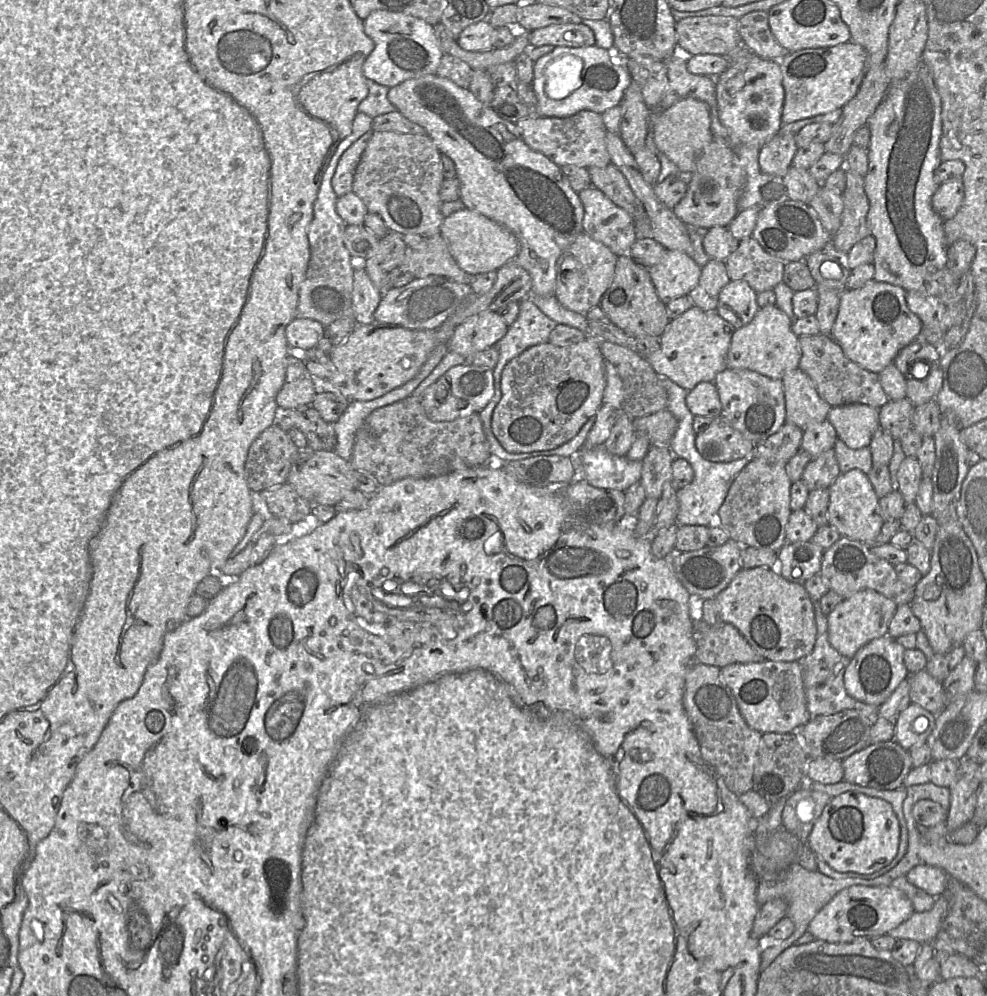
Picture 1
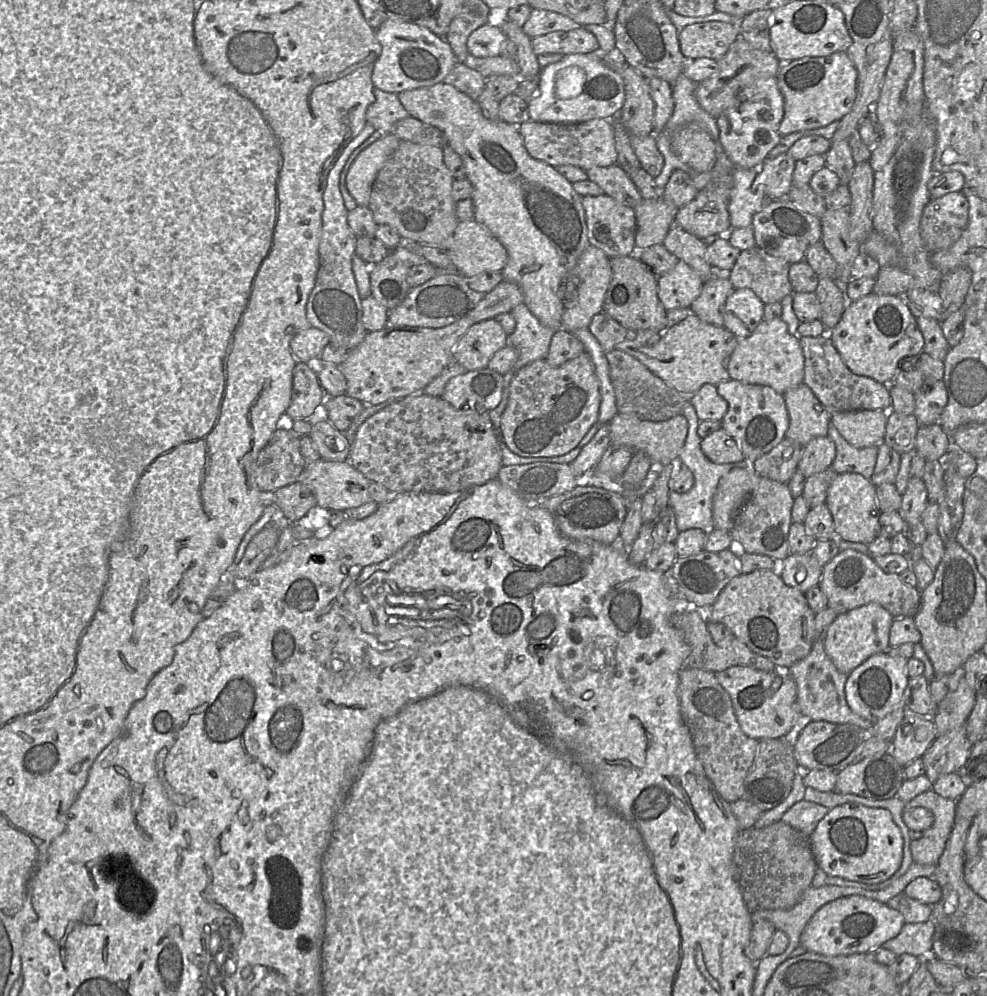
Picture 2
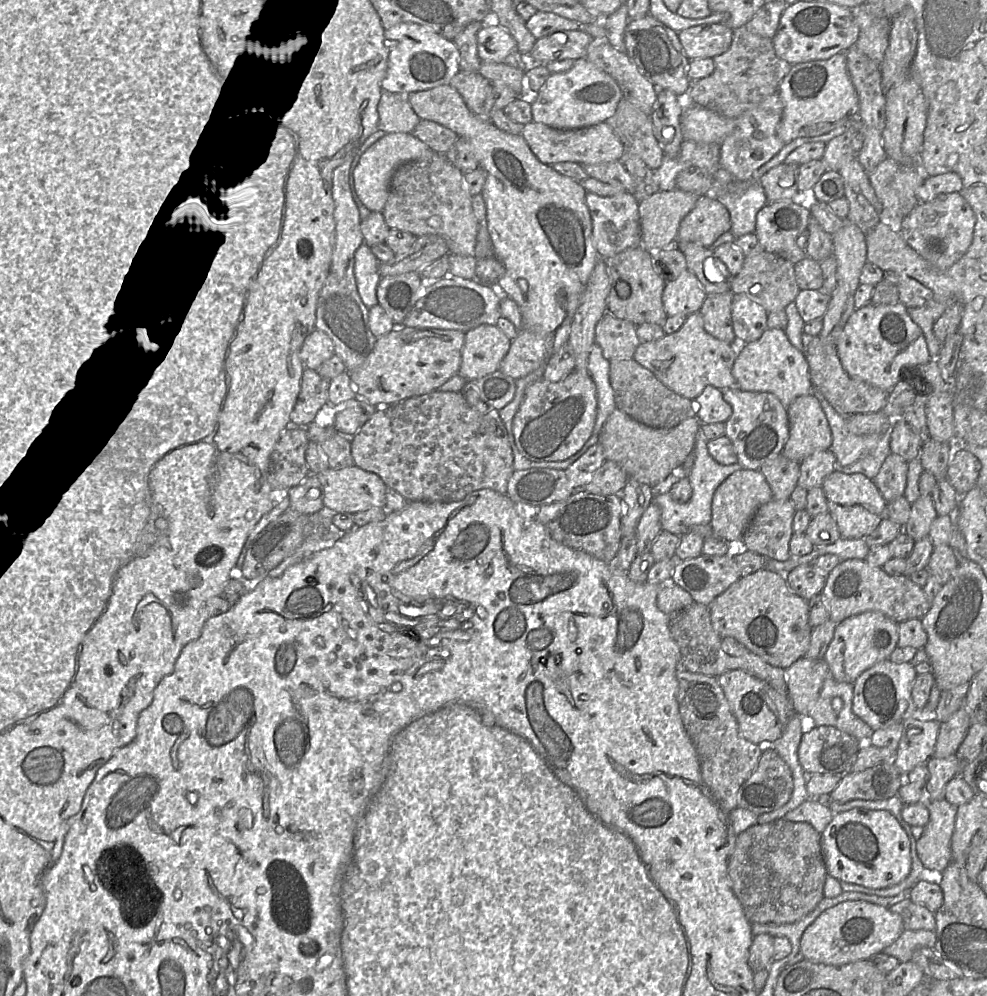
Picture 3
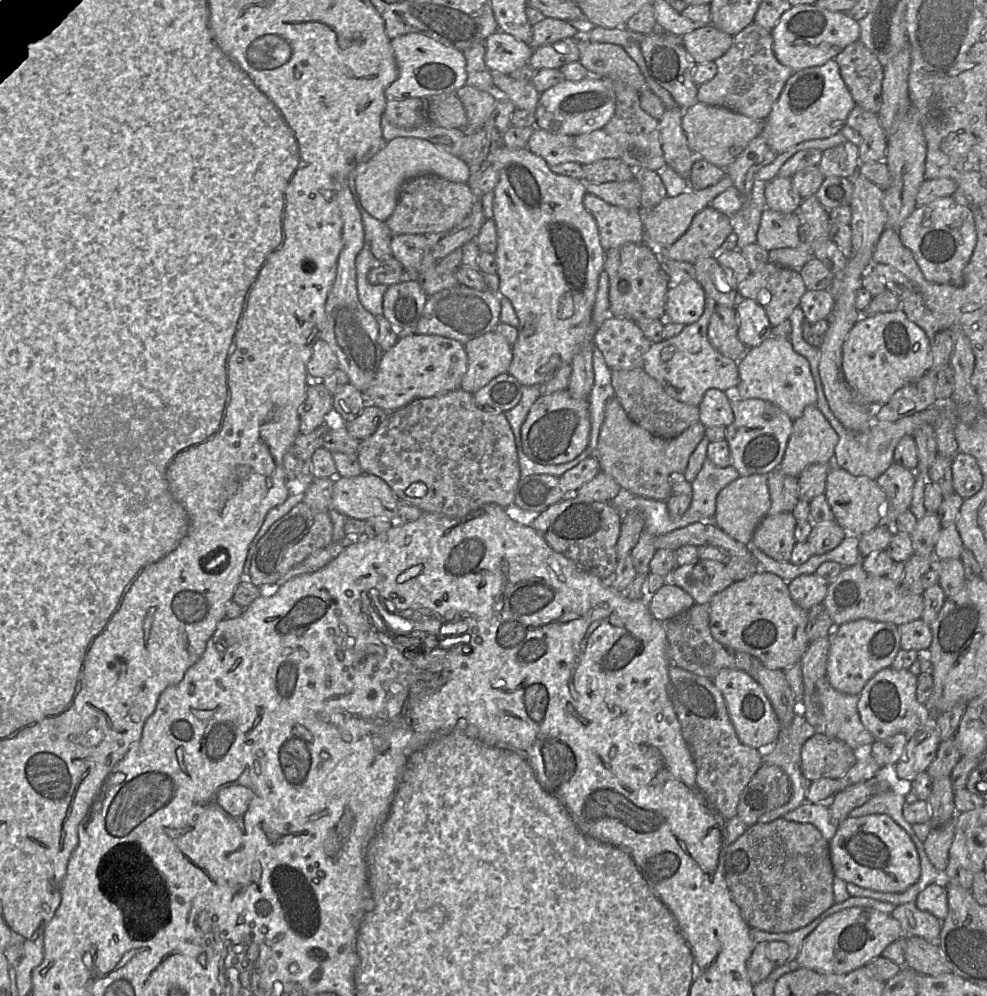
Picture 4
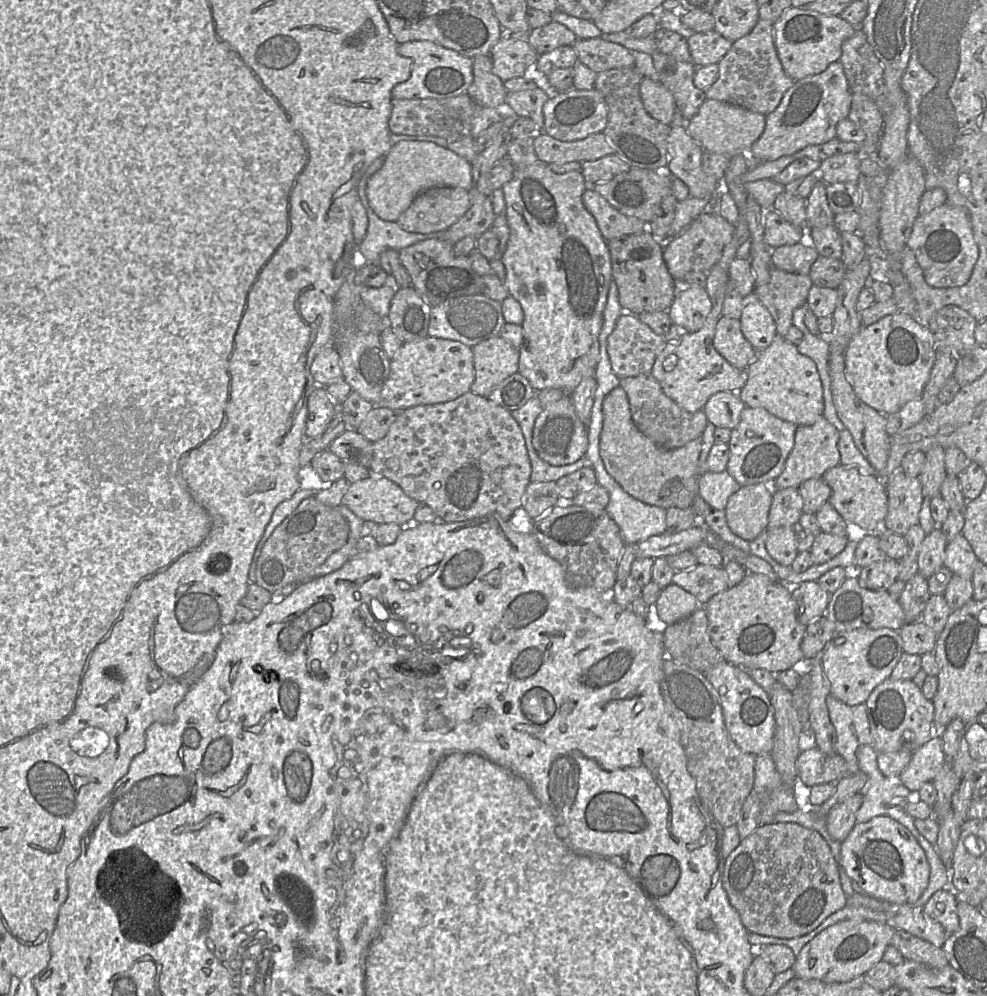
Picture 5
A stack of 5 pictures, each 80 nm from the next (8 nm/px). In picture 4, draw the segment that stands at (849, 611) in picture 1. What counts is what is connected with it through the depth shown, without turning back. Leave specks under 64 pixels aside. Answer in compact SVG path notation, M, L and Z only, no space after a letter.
M859 619L836 626L831 633L827 678L838 691L859 696L867 682L880 670L891 667L901 649L898 626Z

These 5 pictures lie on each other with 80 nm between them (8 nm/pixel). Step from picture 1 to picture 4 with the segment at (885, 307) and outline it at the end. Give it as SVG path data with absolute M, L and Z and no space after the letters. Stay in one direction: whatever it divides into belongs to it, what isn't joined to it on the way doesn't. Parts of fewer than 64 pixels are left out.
M903 310L861 315L842 348L842 370L851 389L873 405L889 402L900 388L919 382L932 366L931 341Z

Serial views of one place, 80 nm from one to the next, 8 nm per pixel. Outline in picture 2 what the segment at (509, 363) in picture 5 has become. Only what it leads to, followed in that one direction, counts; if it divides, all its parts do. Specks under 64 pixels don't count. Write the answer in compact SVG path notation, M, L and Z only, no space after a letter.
M496 319L470 326L453 348L453 359L467 371L488 368L492 356L507 345L507 335Z

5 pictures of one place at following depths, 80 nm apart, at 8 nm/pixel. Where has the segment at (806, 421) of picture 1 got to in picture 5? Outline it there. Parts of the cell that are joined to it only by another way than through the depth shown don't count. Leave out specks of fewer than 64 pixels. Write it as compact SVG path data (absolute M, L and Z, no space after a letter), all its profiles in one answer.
M822 415L810 426L797 426L793 449L788 455L781 474L770 485L773 489L798 488L804 481L823 477L825 472L840 464L839 433Z

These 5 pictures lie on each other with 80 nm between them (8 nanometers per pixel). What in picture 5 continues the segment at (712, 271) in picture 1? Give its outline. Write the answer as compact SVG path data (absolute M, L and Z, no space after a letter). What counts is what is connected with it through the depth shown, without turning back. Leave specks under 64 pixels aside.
M720 317L713 343L716 350L740 370L746 370L758 353L744 337L740 320L734 318Z

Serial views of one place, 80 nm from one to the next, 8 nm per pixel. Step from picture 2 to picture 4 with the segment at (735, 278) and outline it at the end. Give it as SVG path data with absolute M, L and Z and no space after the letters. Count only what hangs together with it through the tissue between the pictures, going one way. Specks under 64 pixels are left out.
M769 261L761 269L751 271L742 282L737 283L737 290L739 297L752 299L763 307L774 327L789 319L793 310L799 306L807 288L798 271Z

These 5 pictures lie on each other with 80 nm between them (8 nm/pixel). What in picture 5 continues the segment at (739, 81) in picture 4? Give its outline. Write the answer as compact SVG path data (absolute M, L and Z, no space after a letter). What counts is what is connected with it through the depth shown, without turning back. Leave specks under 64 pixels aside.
M759 18L750 33L732 43L730 50L718 63L717 80L704 91L707 99L734 104L765 116L779 106L794 81L785 73L777 55L773 24Z

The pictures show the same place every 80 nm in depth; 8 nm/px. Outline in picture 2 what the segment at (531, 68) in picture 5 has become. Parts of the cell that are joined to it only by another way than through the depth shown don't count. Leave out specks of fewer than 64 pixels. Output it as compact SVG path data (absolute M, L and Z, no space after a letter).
M484 24L469 35L467 39L468 52L476 57L500 55L503 53L503 46L507 38L499 26Z

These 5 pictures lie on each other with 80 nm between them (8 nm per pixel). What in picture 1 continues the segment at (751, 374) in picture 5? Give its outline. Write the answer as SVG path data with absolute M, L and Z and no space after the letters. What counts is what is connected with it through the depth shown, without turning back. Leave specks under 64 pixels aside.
M776 304L760 308L749 324L735 329L728 350L727 367L747 369L780 380L787 372L799 368L799 337L792 331L791 324L791 319Z

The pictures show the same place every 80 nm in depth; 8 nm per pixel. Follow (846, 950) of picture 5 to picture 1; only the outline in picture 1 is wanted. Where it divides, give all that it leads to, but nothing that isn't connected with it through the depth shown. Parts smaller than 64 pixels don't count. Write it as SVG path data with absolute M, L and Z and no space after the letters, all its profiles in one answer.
M853 885L838 892L811 920L808 930L816 940L830 943L850 942L859 937L869 939L887 934L914 912L910 899L892 885Z

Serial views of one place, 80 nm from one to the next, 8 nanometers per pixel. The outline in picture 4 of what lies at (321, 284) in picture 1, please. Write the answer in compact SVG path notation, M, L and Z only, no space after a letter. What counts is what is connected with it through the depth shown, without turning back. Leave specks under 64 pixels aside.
M347 184L339 191L337 201L343 221L343 247L338 257L335 281L325 304L326 324L322 339L331 346L349 382L364 392L377 376L384 350L378 340L377 317L362 305L358 296L355 260L365 246L365 233L361 214Z

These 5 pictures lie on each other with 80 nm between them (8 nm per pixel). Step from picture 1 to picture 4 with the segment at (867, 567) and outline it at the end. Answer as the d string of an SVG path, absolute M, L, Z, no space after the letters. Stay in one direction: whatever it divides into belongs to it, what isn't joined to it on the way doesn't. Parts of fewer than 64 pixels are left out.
M861 564L843 568L837 578L828 584L823 603L836 626L859 619L869 619L900 626L922 618L924 608L923 595L908 591L900 582L887 576L873 576L867 573Z

